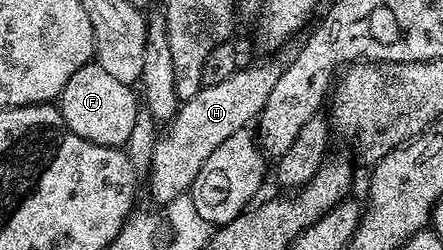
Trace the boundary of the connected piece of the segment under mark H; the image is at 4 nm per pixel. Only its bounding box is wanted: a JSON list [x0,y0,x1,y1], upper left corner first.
[147,63,282,201]

